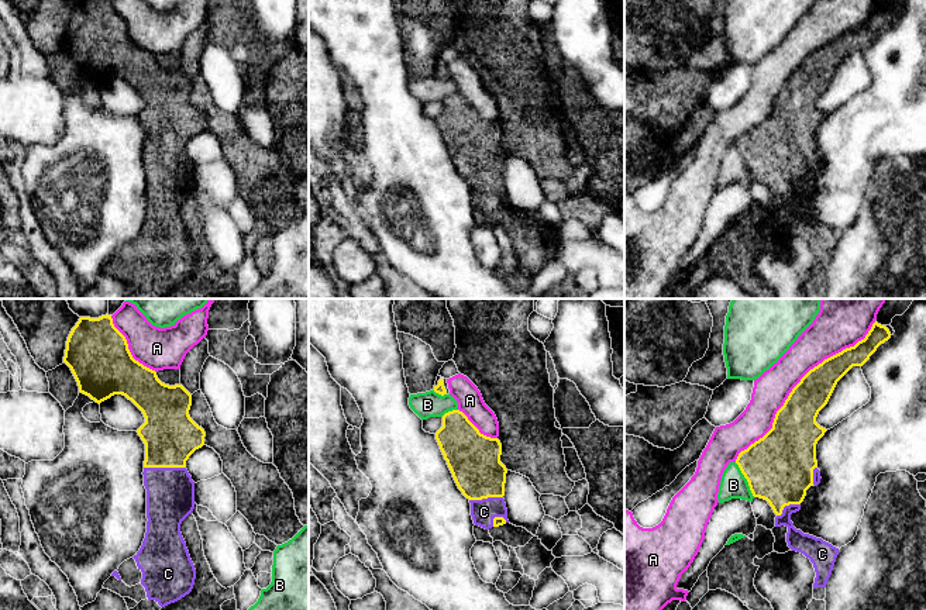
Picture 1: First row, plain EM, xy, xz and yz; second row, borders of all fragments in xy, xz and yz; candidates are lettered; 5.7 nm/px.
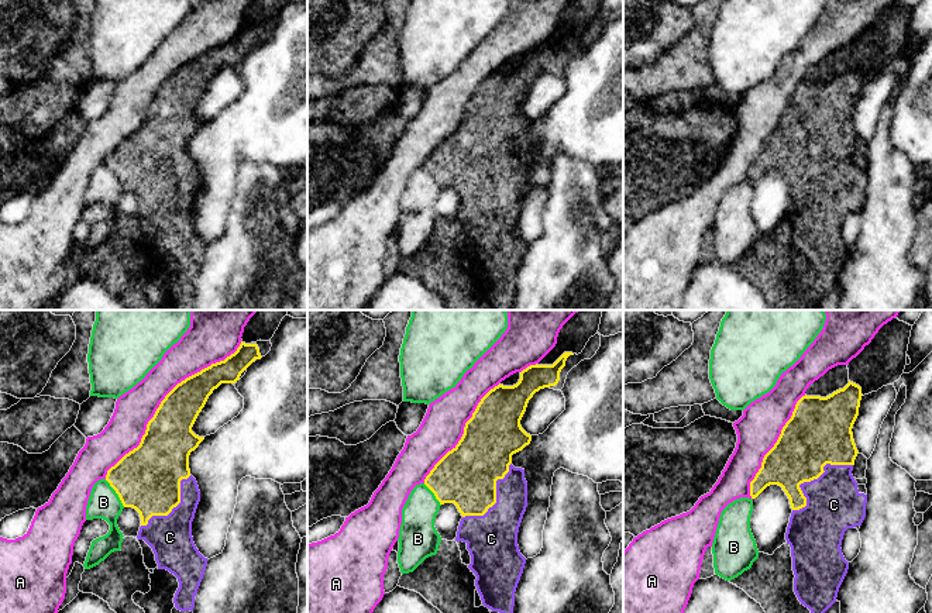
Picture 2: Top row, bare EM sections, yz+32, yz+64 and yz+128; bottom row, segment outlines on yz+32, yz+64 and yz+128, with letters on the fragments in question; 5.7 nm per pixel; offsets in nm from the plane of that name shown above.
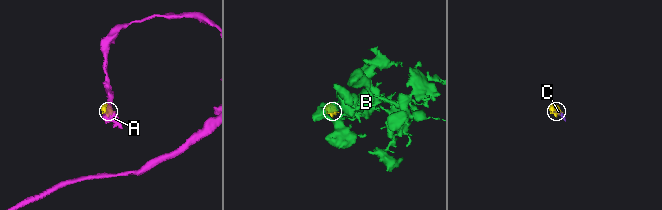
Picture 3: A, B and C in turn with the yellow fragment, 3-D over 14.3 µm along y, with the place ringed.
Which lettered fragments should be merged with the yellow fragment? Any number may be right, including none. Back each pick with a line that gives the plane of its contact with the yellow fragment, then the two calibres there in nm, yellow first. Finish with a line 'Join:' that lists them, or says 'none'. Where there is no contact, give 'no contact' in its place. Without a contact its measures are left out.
C: contact in xy; calibres 300 and 280 nm
Join: C

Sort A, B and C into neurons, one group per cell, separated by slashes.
A / B / C

